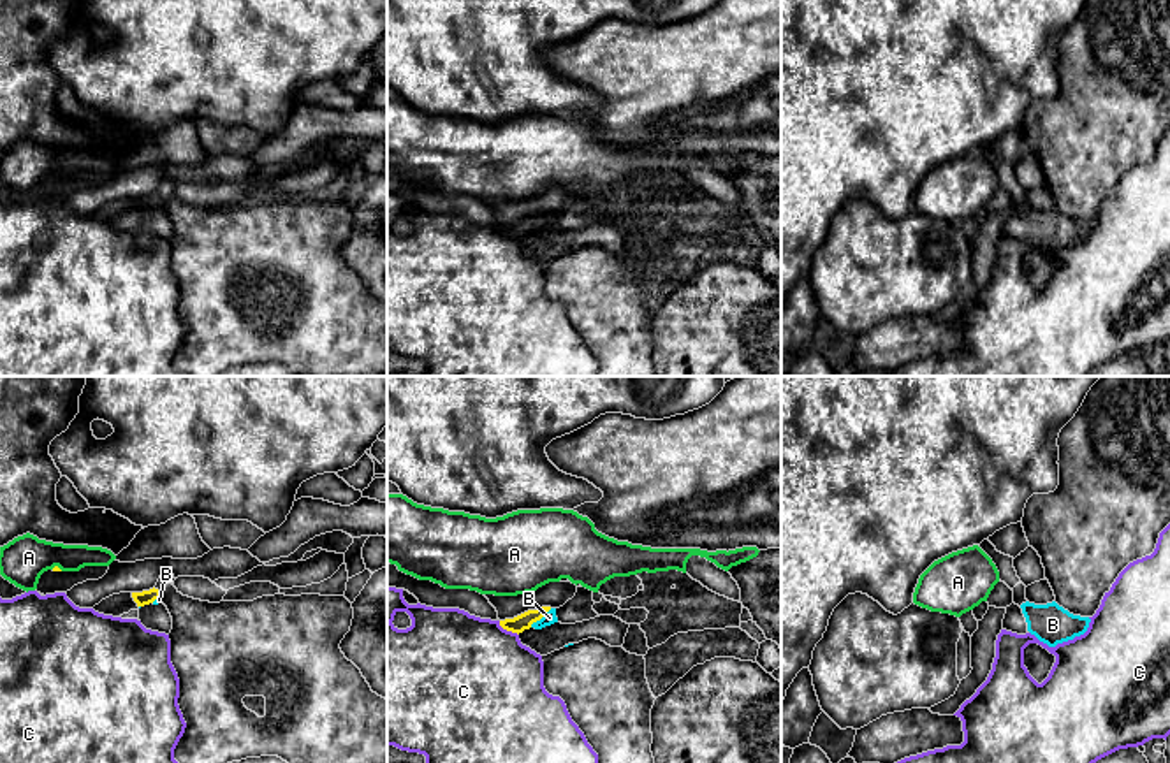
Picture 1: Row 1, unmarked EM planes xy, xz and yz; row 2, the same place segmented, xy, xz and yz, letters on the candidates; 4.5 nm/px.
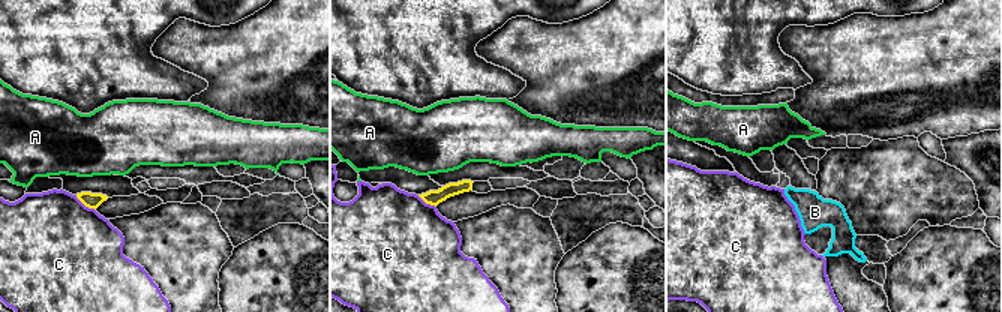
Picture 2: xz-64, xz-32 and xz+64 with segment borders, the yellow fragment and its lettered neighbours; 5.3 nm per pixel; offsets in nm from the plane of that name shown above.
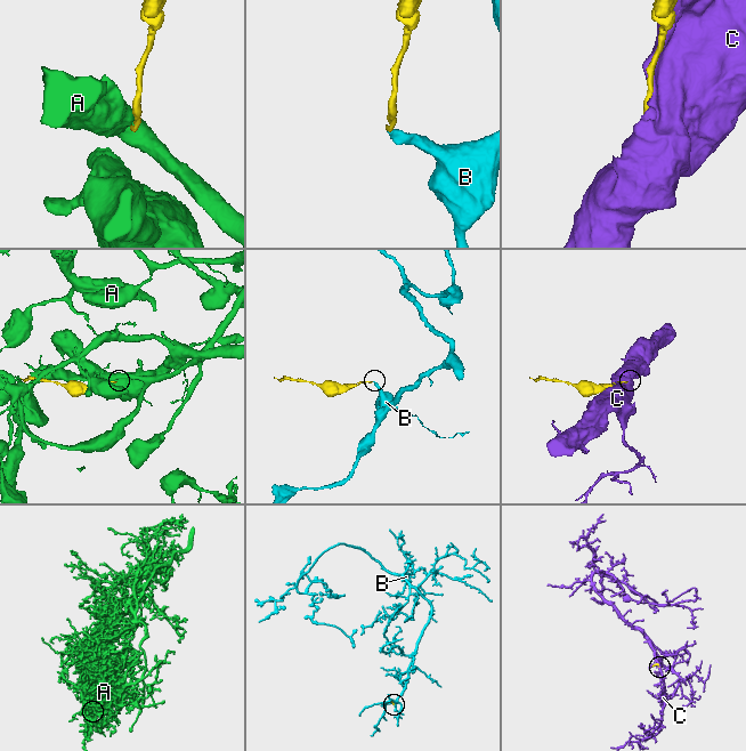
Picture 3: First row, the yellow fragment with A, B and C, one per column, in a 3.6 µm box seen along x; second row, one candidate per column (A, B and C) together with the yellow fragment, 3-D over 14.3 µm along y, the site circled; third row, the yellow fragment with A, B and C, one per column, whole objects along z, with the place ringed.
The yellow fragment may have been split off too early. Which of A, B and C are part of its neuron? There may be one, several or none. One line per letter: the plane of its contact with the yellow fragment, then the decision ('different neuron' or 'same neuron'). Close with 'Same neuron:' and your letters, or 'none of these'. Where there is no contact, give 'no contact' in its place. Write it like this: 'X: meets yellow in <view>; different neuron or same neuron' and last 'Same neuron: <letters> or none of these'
A: meets yellow in xy; different neuron
B: meets yellow in xz; same neuron
C: meets yellow in xz; different neuron
Same neuron: B

